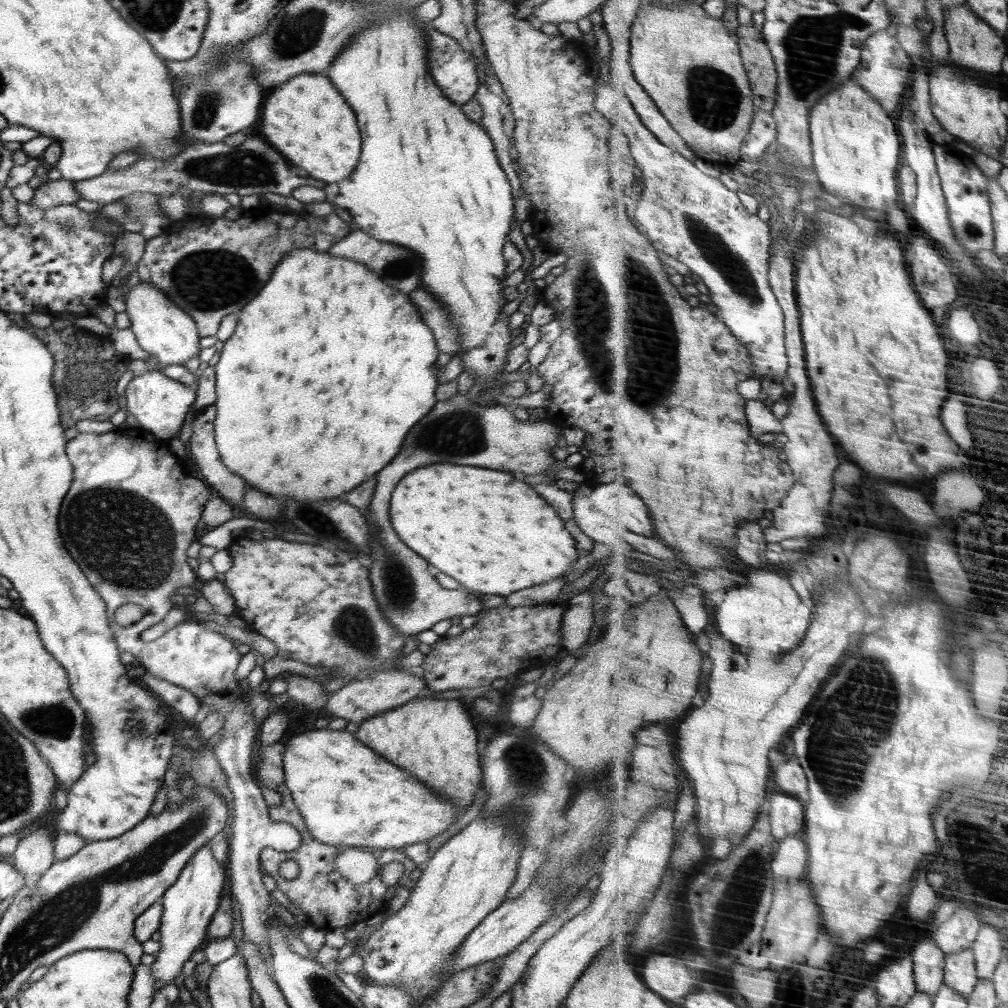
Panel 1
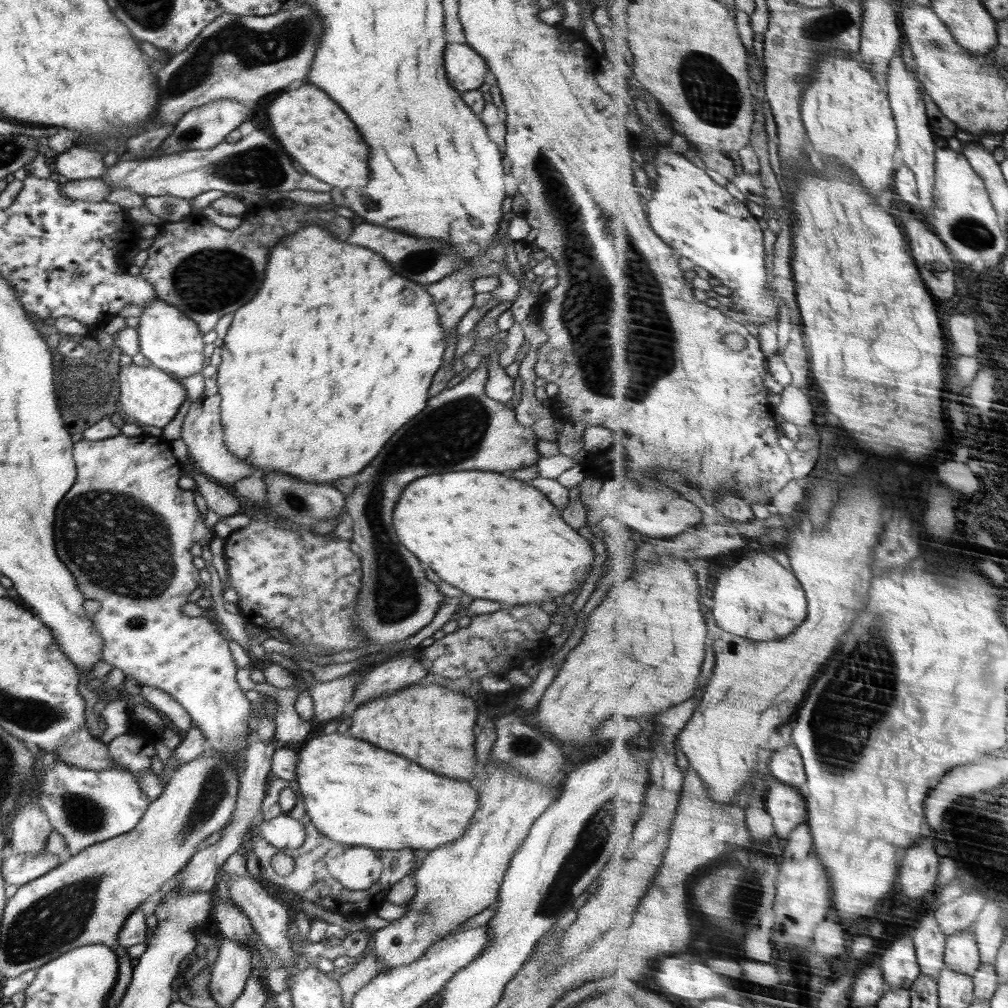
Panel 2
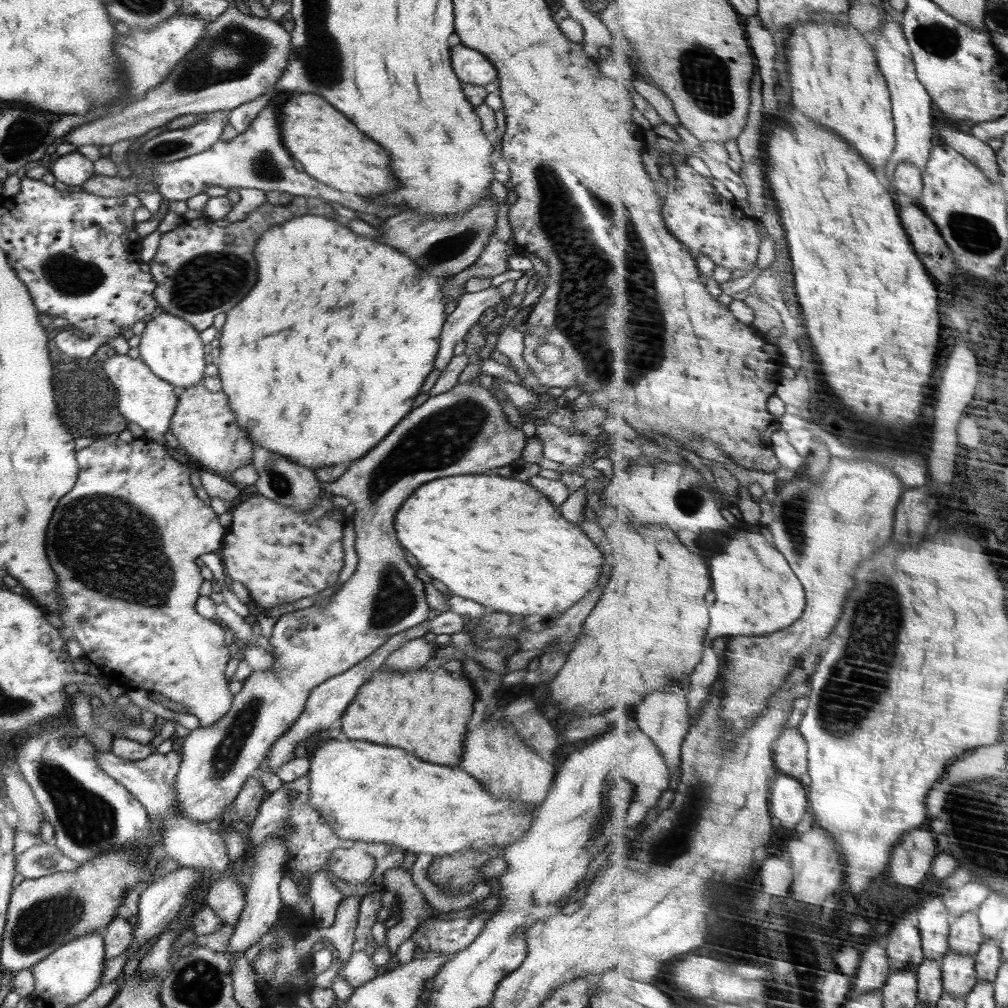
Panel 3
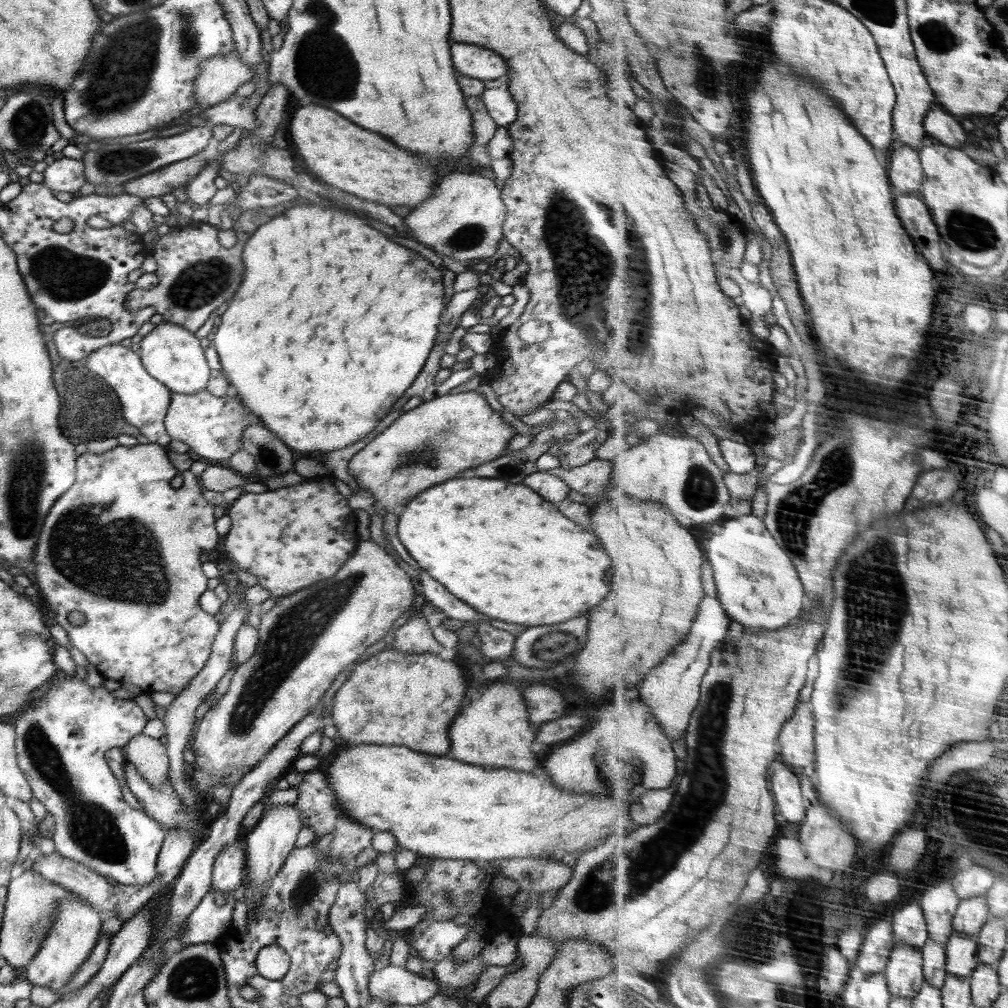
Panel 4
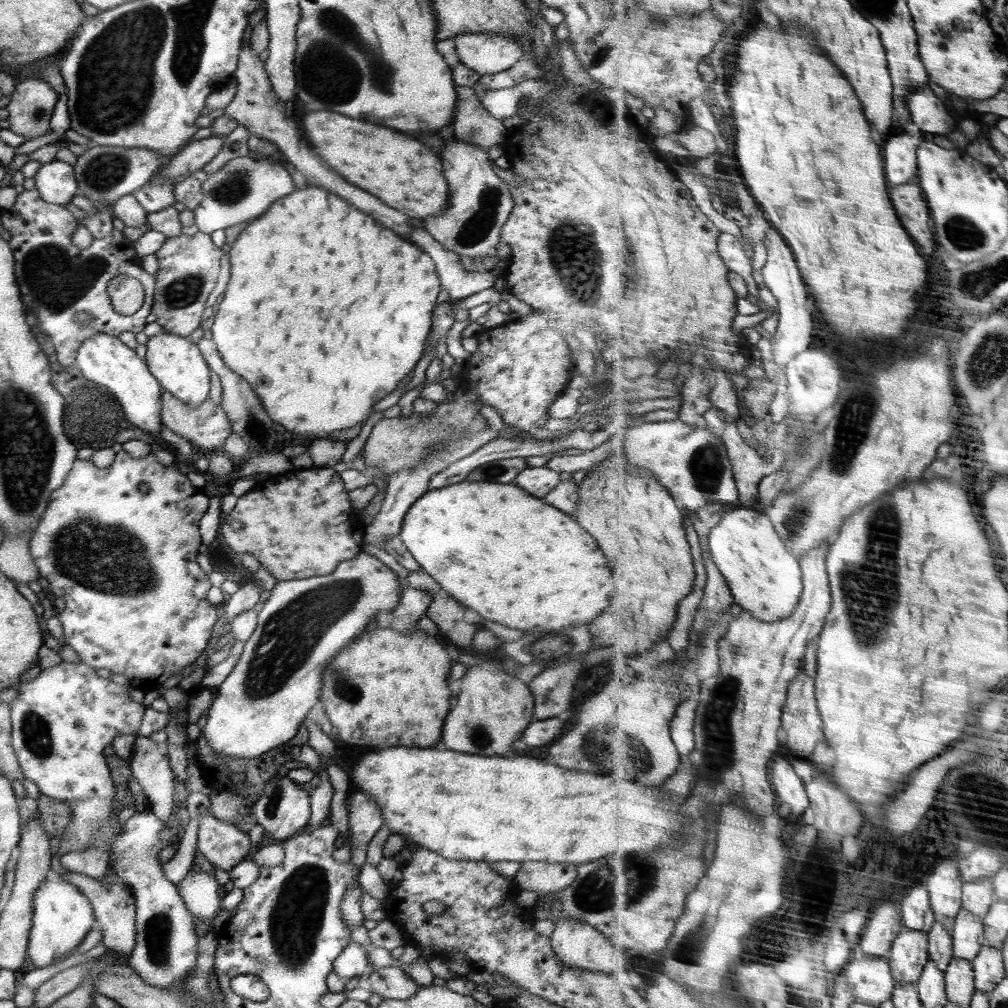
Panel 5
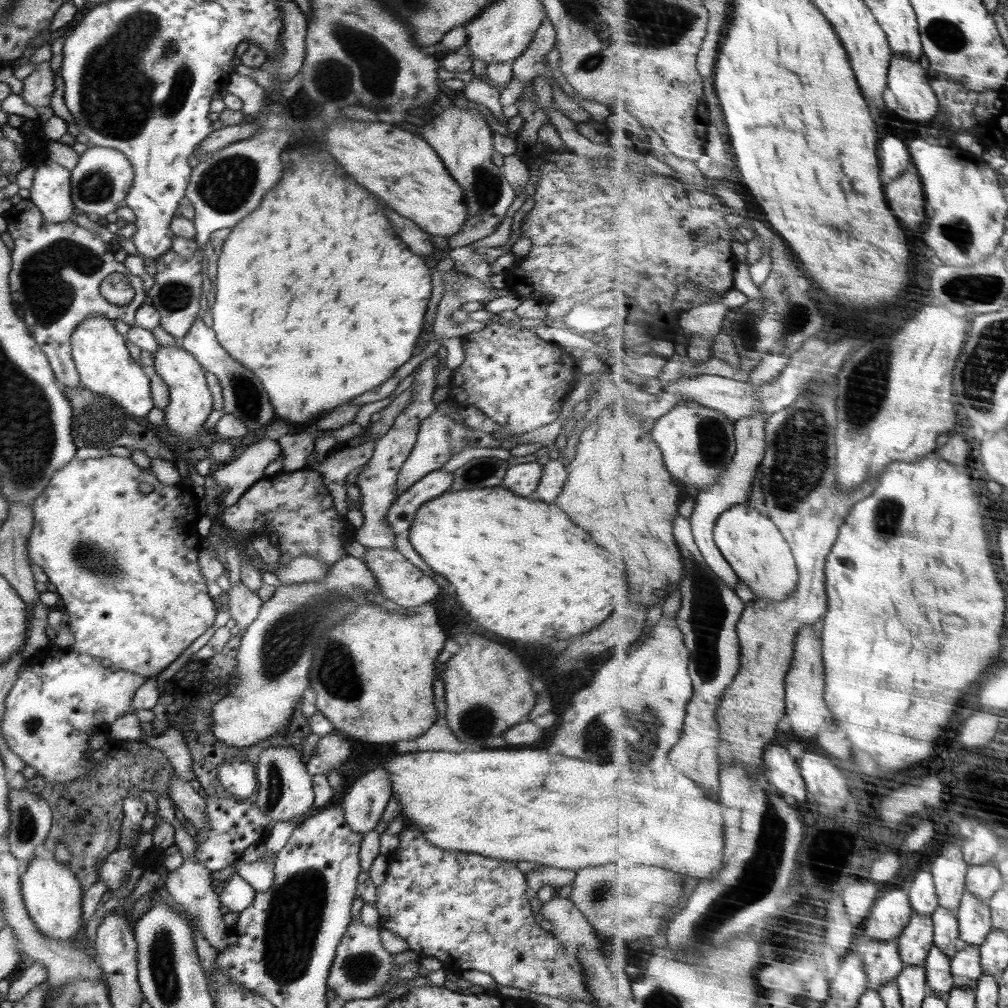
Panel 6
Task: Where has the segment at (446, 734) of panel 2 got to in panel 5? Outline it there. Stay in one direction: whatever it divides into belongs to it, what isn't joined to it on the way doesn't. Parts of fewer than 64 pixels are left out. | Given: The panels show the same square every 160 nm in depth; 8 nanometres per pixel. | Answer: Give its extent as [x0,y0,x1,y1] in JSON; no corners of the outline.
[320,623,450,748]

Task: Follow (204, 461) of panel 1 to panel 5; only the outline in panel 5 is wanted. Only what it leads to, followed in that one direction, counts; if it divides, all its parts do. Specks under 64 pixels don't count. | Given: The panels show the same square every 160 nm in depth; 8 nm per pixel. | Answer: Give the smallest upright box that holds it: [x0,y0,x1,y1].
[161,390,233,452]

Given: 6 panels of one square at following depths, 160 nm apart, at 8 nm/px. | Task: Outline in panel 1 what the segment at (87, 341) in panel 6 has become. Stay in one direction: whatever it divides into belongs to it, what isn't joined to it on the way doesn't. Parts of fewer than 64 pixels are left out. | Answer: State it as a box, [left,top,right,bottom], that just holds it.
[125,369,196,442]

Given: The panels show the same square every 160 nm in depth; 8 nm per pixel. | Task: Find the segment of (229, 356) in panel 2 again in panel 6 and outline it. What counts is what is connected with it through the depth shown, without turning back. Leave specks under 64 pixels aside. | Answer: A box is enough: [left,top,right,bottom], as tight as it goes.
[211,154,432,424]

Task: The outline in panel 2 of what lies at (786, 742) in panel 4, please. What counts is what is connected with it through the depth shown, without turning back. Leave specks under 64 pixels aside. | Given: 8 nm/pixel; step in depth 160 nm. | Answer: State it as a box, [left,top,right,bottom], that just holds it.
[771,742,809,796]

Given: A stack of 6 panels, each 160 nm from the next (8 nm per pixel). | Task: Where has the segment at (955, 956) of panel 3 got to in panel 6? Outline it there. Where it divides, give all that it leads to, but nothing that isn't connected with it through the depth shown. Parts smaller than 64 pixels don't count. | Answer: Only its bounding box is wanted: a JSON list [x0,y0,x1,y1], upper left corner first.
[958,890,995,946]

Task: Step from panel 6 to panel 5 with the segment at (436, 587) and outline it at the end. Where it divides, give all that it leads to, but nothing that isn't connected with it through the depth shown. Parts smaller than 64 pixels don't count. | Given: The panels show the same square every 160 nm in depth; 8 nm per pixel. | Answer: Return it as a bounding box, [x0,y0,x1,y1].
[391,578,433,632]

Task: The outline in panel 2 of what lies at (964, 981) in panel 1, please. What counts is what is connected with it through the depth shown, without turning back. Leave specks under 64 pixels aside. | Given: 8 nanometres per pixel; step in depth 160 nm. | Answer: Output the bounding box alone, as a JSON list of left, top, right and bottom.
[945,927,983,977]

